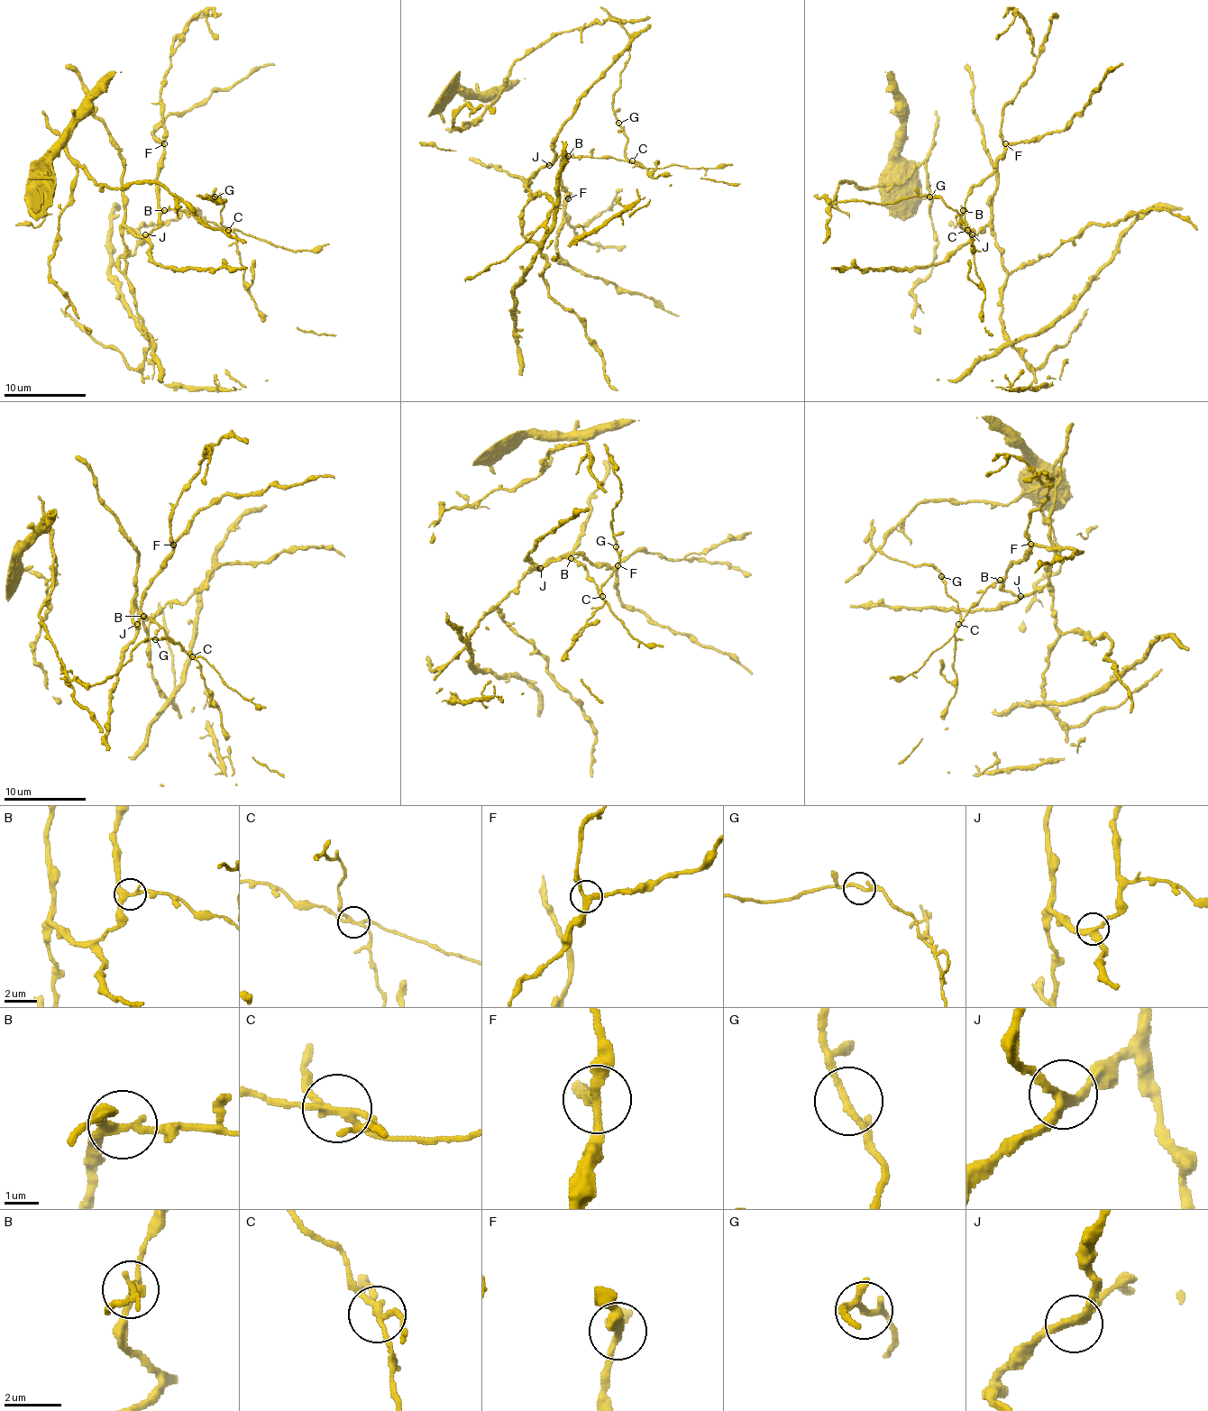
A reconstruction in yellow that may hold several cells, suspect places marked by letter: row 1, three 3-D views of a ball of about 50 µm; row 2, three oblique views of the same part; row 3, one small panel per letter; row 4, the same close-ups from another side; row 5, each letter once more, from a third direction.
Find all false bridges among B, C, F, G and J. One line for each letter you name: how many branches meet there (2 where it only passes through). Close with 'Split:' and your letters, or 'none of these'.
B: branches 3
C: branches 4
Split: B, C

